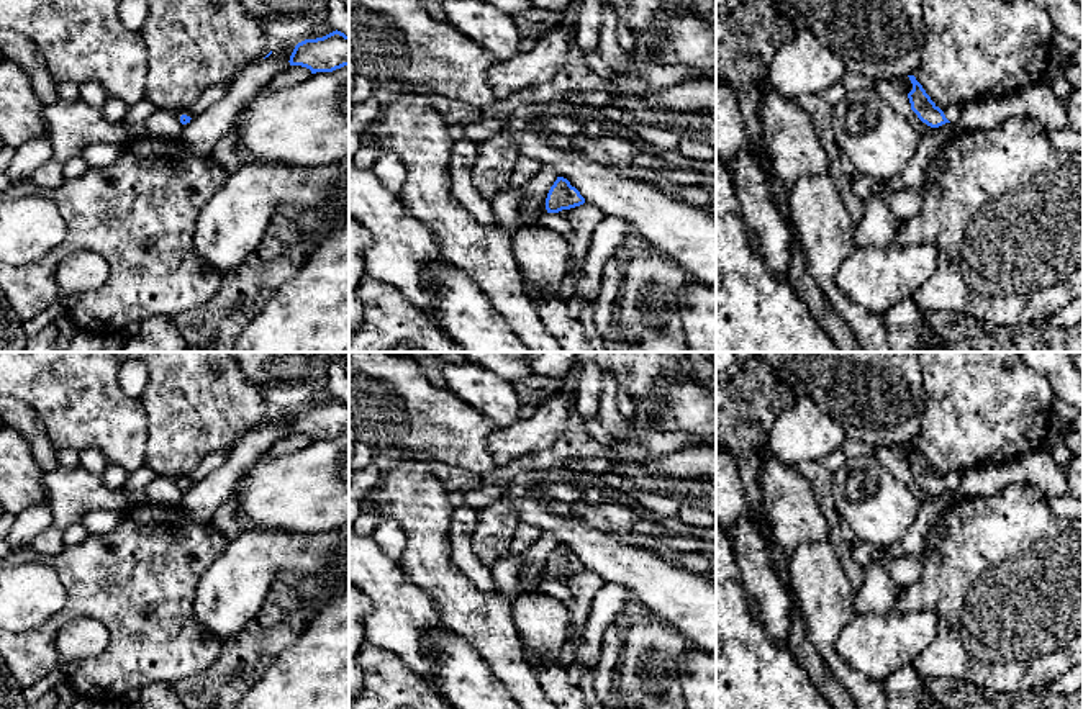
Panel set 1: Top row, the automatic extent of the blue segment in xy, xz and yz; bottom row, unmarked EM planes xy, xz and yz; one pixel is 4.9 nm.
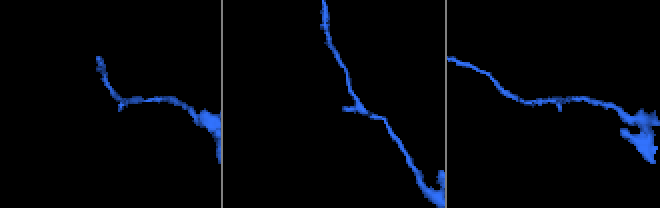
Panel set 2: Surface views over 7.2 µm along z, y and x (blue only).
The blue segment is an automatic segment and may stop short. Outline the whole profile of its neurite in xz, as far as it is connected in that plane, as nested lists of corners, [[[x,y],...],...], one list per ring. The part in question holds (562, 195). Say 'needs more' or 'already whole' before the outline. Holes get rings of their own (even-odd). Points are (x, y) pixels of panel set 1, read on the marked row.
needs more; [[[557,177],[546,198],[547,211],[541,216],[539,223],[559,233],[570,244],[570,226],[560,211],[580,206],[583,203],[585,198],[580,195],[580,192],[572,187],[567,178]]]

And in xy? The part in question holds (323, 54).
already whole; [[[333,31],[323,38],[298,43],[290,56],[290,65],[316,72],[333,72],[349,65],[349,36]]]

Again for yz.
needs more; [[[908,75],[913,90],[908,93],[911,110],[918,115],[918,118],[931,128],[939,128],[945,123],[955,124],[963,111],[963,103],[955,103],[940,110],[931,97],[926,93],[922,85],[916,80],[914,75]]]

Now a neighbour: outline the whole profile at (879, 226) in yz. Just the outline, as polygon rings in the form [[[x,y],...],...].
[[[952,123],[932,128],[921,138],[913,159],[898,177],[893,180],[873,182],[868,196],[863,200],[863,218],[860,223],[854,224],[855,249],[886,247],[895,241],[899,221],[885,203],[881,192],[885,188],[922,190],[929,164],[955,134],[958,133]]]

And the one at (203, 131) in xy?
[[[280,44],[265,59],[241,69],[228,87],[226,95],[184,124],[182,141],[197,157],[210,157],[218,141],[231,131],[238,108],[256,97],[280,72],[290,67],[297,44]]]

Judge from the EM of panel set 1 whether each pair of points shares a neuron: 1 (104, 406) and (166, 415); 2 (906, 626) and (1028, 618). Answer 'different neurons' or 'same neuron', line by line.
1: different neurons
2: different neurons

